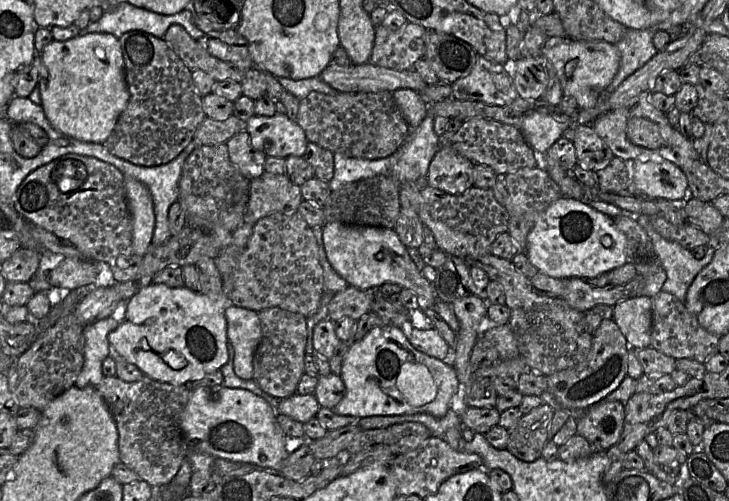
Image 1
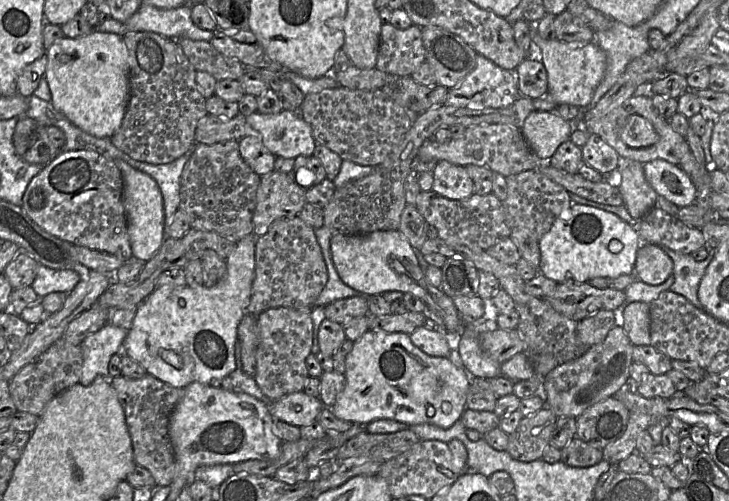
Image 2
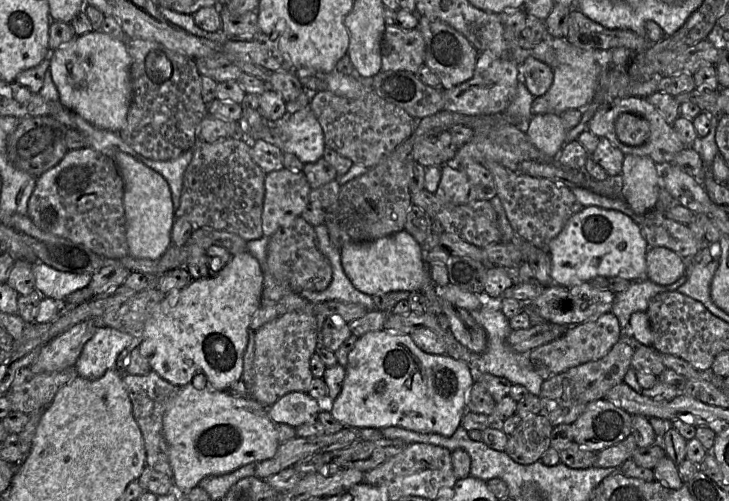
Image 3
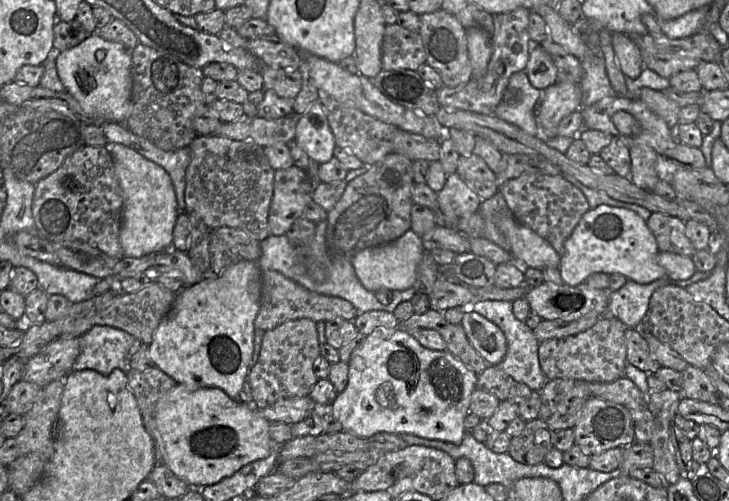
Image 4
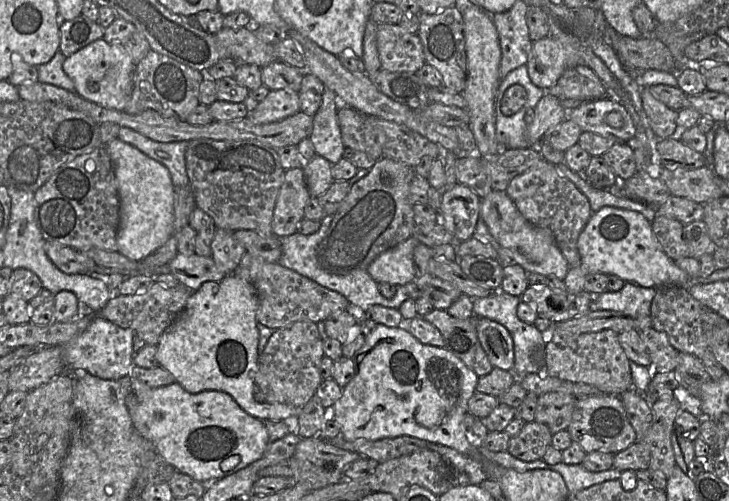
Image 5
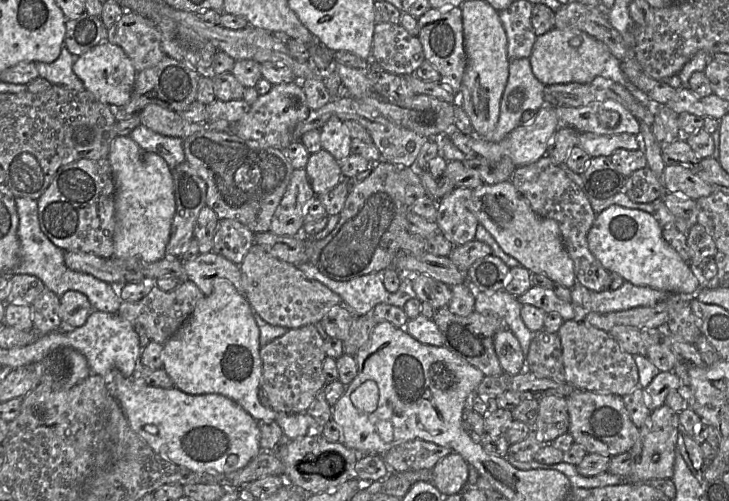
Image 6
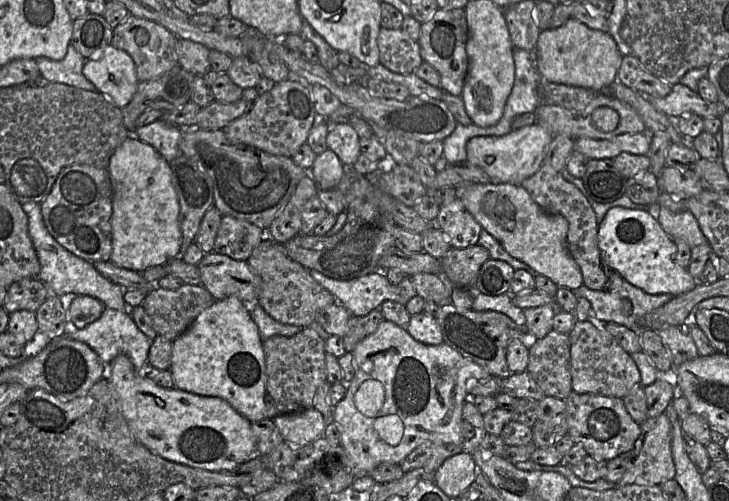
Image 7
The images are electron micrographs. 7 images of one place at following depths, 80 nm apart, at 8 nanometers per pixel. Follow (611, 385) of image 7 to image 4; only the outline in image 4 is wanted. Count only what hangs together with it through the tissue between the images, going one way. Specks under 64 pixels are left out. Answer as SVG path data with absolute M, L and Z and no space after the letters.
M606 314L604 318L586 331L541 342L538 357L547 380L568 378L587 382L610 383L625 377L628 363L625 342L626 328L619 319Z

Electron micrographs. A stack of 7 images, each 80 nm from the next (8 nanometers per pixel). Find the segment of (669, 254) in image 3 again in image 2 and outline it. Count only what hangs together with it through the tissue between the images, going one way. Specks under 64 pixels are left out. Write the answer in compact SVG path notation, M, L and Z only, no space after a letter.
M643 244L635 262L636 278L650 285L662 284L673 274L673 261L658 245Z

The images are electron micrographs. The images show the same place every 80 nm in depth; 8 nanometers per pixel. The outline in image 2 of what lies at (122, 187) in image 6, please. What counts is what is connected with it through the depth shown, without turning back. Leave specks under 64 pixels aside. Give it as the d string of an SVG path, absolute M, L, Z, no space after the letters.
M114 159L123 178L123 203L132 255L142 261L150 260L159 250L165 236L163 197L156 181L122 159Z

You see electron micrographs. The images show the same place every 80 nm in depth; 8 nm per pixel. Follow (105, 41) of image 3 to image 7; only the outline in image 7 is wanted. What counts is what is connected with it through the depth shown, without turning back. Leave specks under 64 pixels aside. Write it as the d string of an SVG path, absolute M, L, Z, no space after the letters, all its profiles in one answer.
M111 45L86 59L82 71L98 92L121 109L137 91L139 80L132 57Z

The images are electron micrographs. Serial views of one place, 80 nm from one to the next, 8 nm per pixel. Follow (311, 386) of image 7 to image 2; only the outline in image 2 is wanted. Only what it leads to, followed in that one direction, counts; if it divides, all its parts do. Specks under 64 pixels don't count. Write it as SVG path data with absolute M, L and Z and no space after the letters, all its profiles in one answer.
M269 308L256 316L259 342L255 354L254 380L261 392L271 401L277 401L293 392L303 392L310 377L306 358L311 353L313 343L312 308Z

